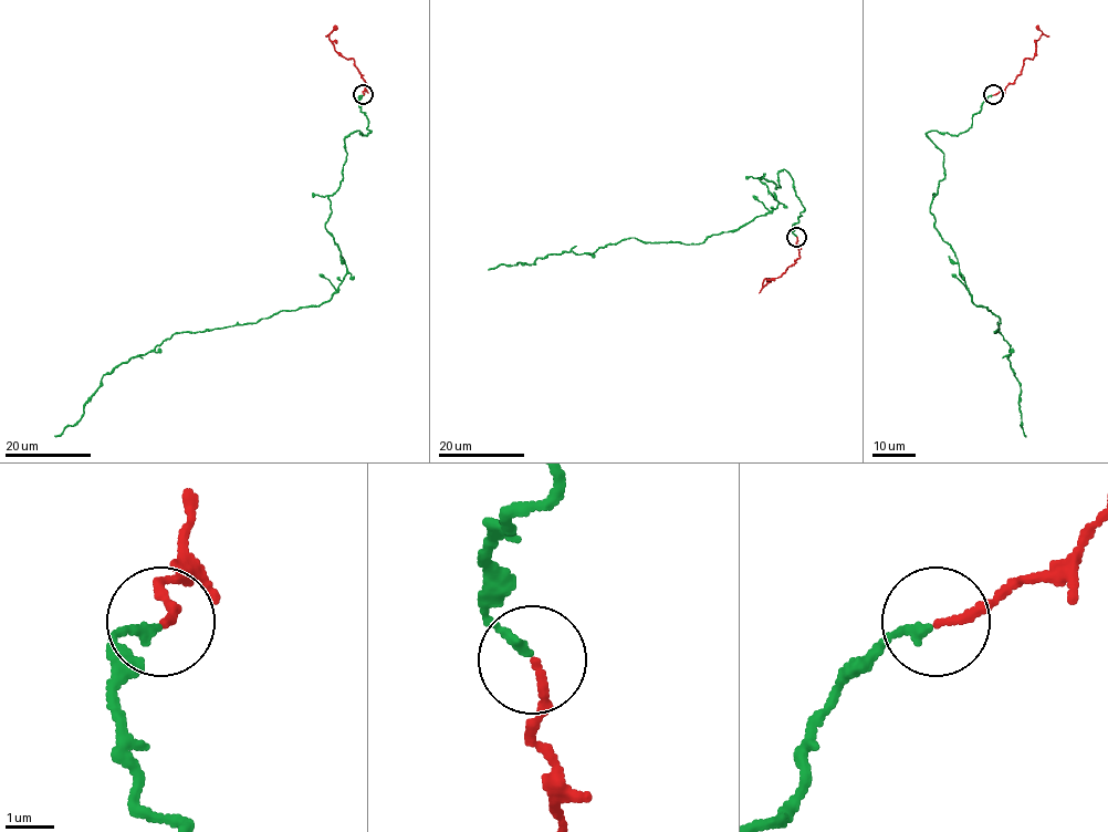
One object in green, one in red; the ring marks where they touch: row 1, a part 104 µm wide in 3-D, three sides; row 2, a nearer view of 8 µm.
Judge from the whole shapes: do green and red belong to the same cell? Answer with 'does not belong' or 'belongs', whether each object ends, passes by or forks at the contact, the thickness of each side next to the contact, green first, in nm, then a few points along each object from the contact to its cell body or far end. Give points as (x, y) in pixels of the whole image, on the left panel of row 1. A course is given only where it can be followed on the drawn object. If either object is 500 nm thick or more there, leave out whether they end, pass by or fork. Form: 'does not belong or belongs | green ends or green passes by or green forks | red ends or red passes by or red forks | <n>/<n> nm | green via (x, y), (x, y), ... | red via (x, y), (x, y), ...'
belongs | green ends | red ends | 190/150 nm | green via (363, 95), (370, 132), (345, 138), (328, 197), (346, 266), (328, 300), (175, 332), (107, 372), (54, 435) | red via (363, 95), (365, 83), (354, 61), (337, 52), (332, 42), (328, 33), (336, 26)

